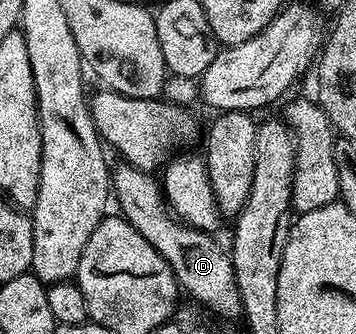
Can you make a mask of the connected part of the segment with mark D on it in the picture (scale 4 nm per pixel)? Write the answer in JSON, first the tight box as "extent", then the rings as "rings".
{"extent":[110,163,243,318],"rings":[[[127,163],[117,166],[110,173],[110,193],[115,208],[117,205],[120,208],[117,209],[119,216],[125,217],[134,231],[138,231],[138,235],[142,235],[146,243],[150,243],[150,247],[154,247],[158,255],[170,263],[177,286],[220,317],[243,318],[242,299],[238,295],[238,283],[229,250],[225,246],[223,249],[213,234],[185,225],[179,217],[173,215],[164,199],[161,182],[157,178],[155,181],[152,178],[155,176],[149,170],[136,169]]]}

